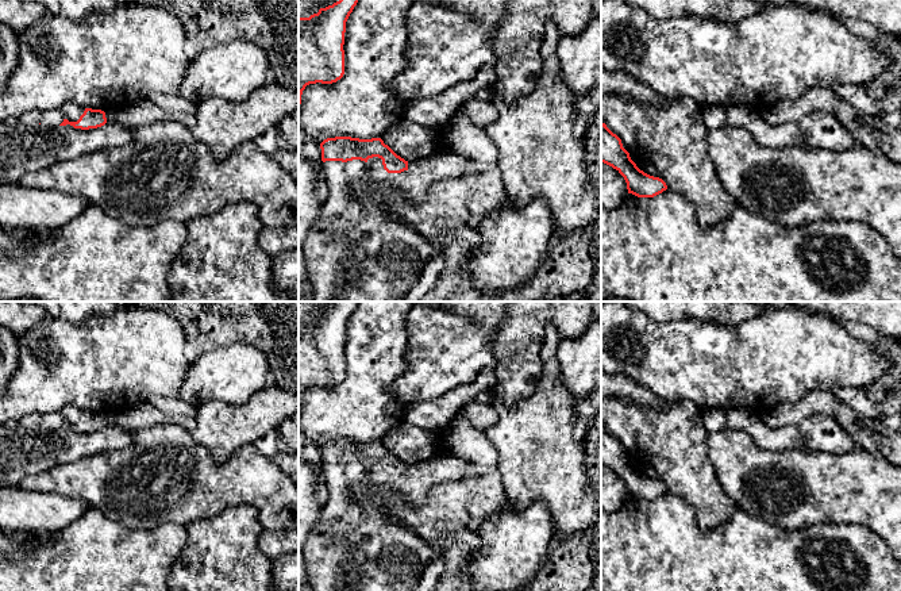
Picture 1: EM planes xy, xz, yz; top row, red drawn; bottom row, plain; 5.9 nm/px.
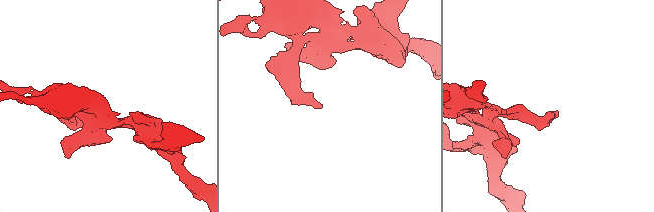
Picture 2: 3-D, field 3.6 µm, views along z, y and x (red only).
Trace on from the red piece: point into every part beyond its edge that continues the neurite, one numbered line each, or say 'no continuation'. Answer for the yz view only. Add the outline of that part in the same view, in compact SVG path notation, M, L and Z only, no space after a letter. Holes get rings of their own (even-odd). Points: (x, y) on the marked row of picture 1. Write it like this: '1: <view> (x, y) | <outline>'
no continuation

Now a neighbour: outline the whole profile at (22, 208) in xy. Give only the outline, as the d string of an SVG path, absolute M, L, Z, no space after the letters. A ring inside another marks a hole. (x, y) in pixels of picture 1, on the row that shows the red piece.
M0 183L0 227L5 231L55 230L88 206L81 196Z

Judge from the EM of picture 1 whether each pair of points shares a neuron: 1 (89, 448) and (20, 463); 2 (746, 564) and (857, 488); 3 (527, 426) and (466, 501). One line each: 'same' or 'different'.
1: same
2: different
3: different

